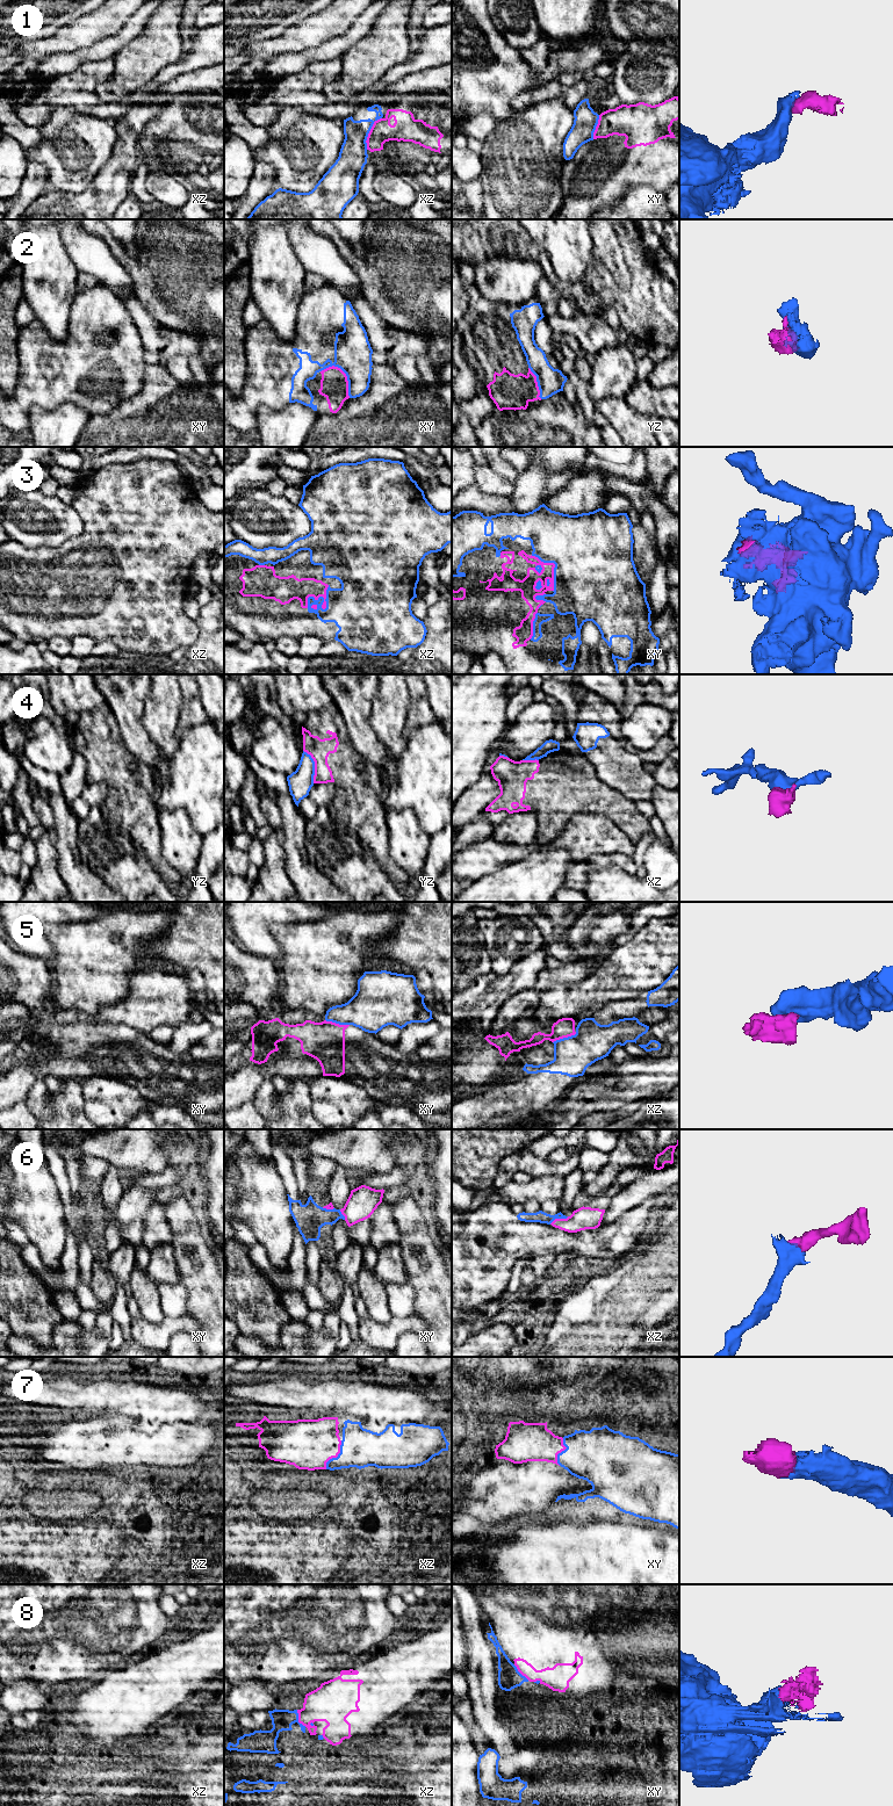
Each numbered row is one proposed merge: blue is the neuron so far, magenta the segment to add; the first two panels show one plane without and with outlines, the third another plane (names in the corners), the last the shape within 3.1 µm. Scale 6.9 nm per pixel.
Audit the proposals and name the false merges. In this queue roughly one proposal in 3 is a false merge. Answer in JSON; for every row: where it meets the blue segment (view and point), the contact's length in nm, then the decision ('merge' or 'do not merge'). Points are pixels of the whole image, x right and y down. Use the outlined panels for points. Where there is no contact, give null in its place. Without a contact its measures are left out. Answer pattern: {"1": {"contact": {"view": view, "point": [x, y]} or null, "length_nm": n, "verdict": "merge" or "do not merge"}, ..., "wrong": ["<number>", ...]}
{"1": {"contact": {"view": "xz", "point": [368, 132]}, "length_nm": 240, "verdict": "do not merge"}, "2": {"contact": {"view": "xy", "point": [345, 373]}, "length_nm": 280, "verdict": "merge"}, "3": {"contact": {"view": "xz", "point": [318, 598]}, "length_nm": 220, "verdict": "merge"}, "4": {"contact": {"view": "yz", "point": [314, 766]}, "length_nm": 240, "verdict": "do not merge"}, "5": {"contact": {"view": "xz", "point": [564, 1038]}, "length_nm": 180, "verdict": "do not merge"}, "6": {"contact": {"view": "xz", "point": [559, 1218]}, "length_nm": 140, "verdict": "merge"}, "7": {"contact": {"view": "xz", "point": [337, 1457]}, "length_nm": 240, "verdict": "merge"}, "8": {"contact": {"view": "xz", "point": [297, 1719]}, "length_nm": 140, "verdict": "do not merge"}, "wrong": ["1", "4", "5", "8"]}

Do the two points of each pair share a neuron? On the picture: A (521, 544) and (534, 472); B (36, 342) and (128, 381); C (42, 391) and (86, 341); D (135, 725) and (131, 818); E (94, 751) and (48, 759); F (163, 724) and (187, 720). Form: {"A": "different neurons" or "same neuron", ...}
{"A": "different neurons", "B": "same neuron", "C": "same neuron", "D": "different neurons", "E": "different neurons", "F": "different neurons"}

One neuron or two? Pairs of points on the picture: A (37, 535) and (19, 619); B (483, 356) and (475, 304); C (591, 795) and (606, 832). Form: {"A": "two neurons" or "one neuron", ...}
{"A": "two neurons", "B": "one neuron", "C": "two neurons"}

